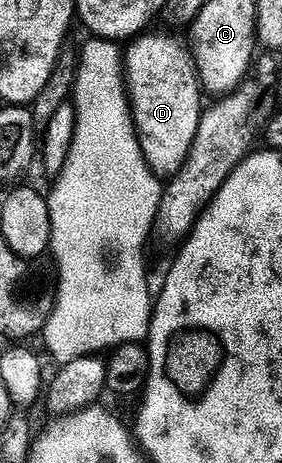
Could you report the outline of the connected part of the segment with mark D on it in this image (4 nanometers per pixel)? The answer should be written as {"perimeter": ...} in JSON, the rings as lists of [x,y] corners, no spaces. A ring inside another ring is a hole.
{"perimeter":[[[143,33],[129,43],[124,50],[124,83],[134,116],[134,129],[138,132],[138,143],[144,160],[159,180],[169,180],[180,172],[192,140],[196,140],[198,125],[204,109],[204,91],[198,81],[198,65],[194,62],[191,47],[170,34]]]}

